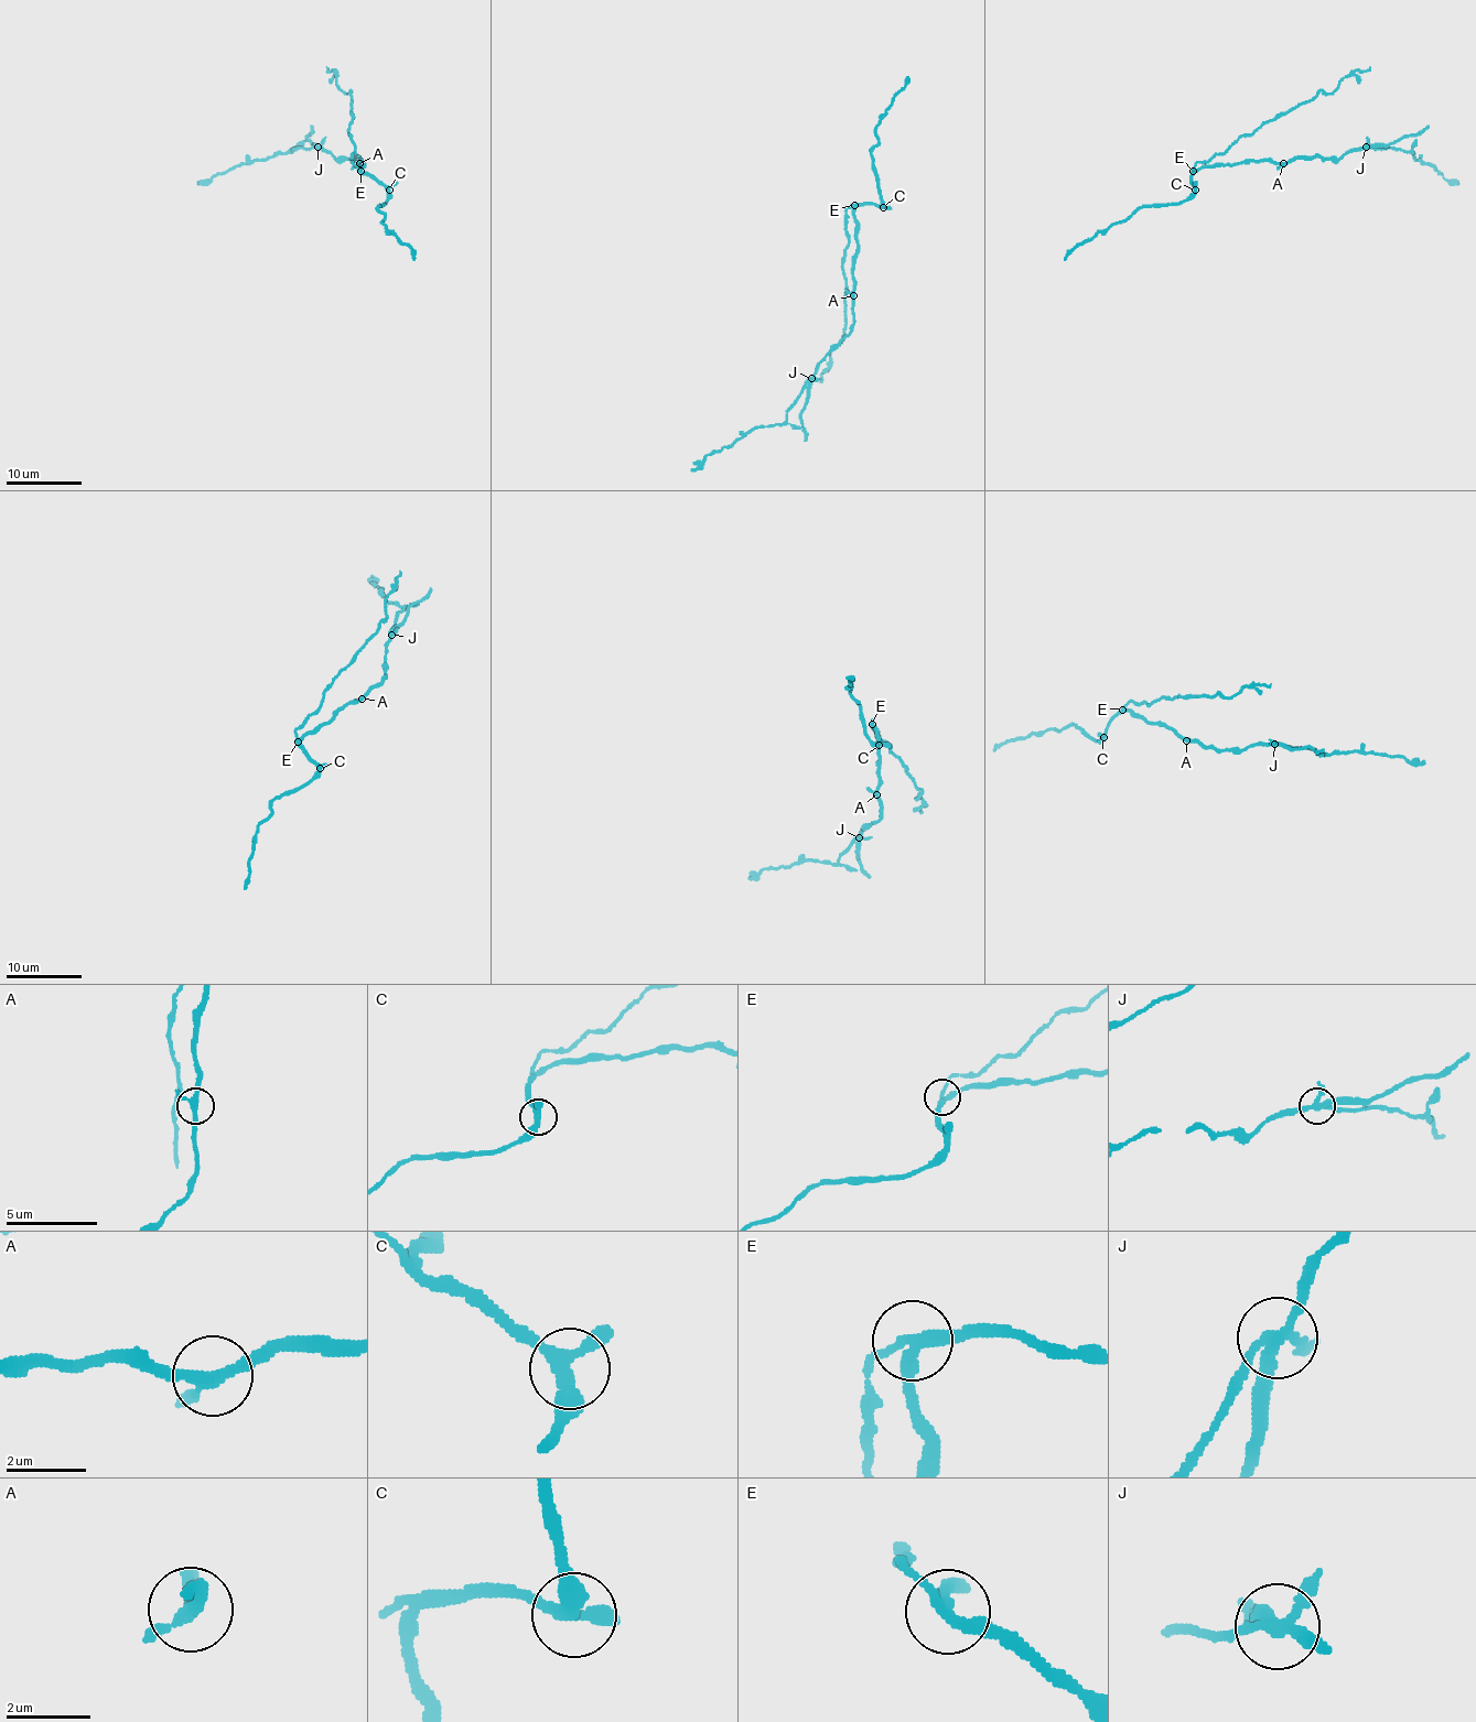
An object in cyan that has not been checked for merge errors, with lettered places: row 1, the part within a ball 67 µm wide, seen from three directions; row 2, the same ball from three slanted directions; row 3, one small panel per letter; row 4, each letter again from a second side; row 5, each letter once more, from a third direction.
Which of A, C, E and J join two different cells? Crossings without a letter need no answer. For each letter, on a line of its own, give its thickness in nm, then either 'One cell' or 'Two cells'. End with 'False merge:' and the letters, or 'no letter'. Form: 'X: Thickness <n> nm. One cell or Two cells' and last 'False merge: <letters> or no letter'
A: Thickness 260 nm. One cell
C: Thickness 320 nm. One cell
E: Thickness 280 nm. Two cells
J: Thickness 280 nm. Two cells
False merge: E, J

